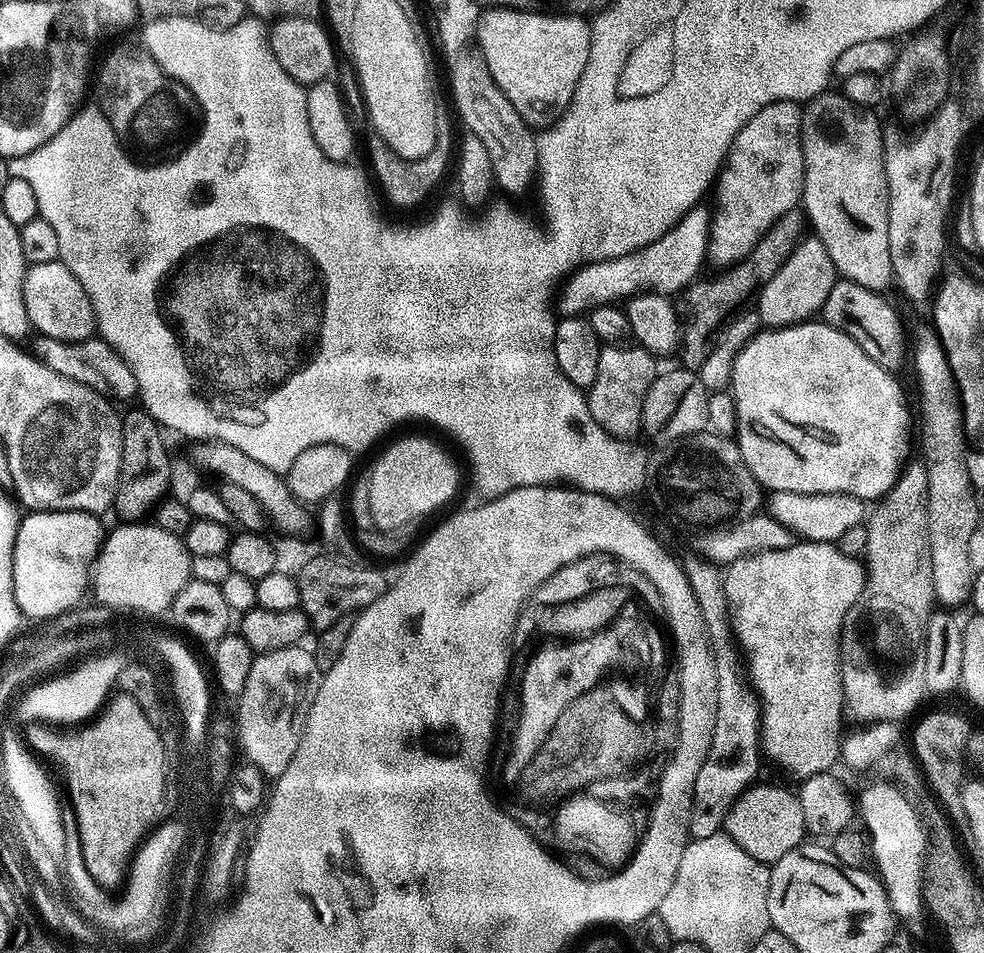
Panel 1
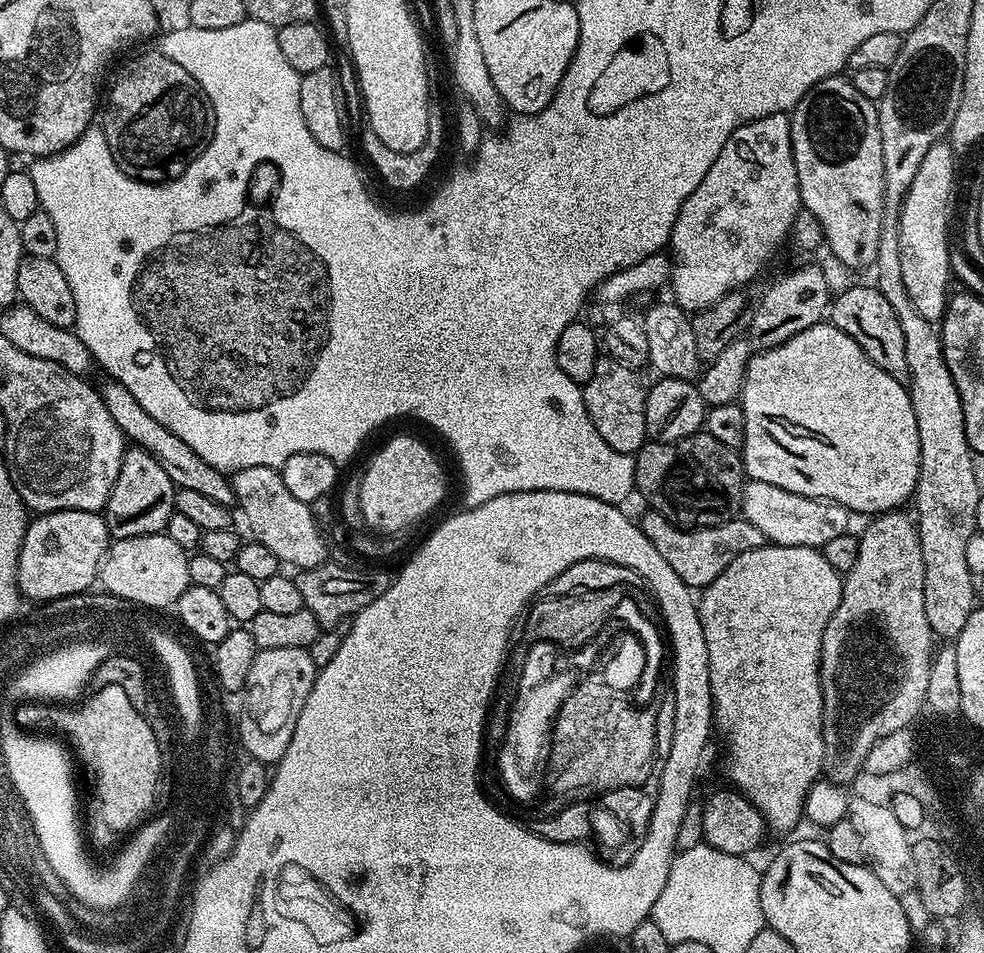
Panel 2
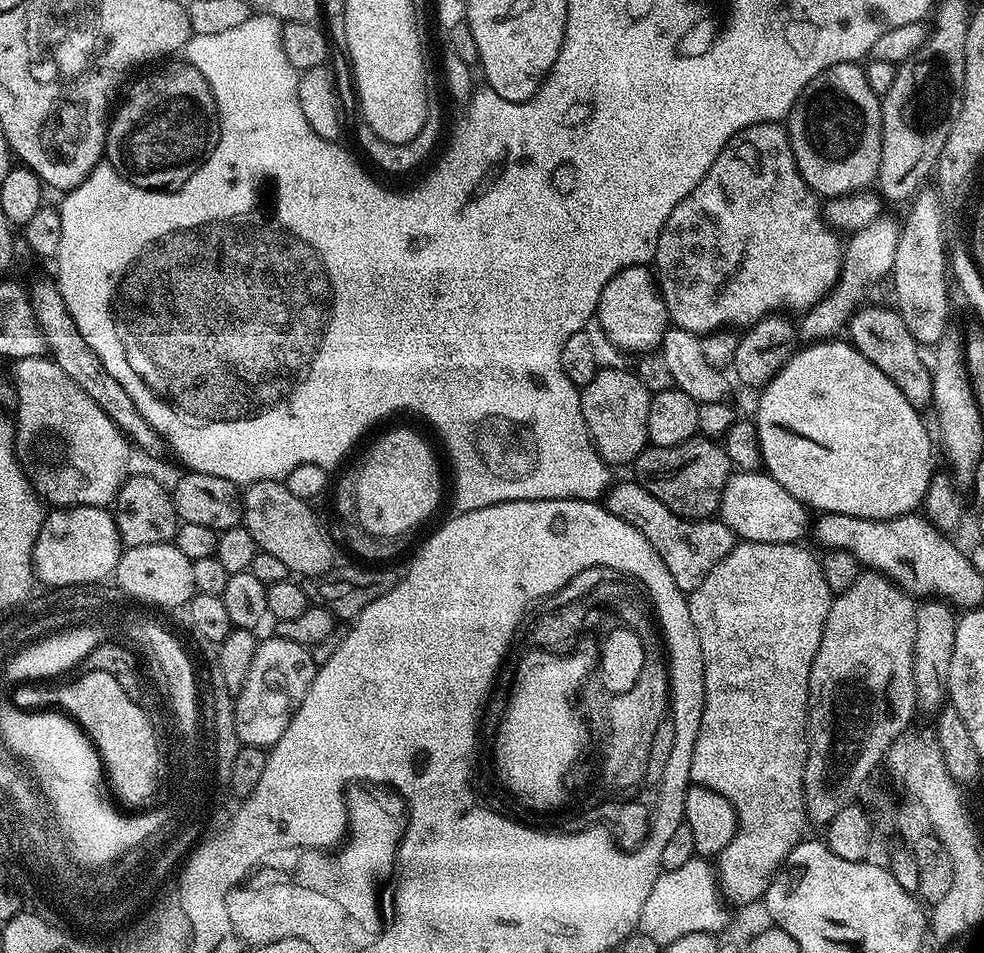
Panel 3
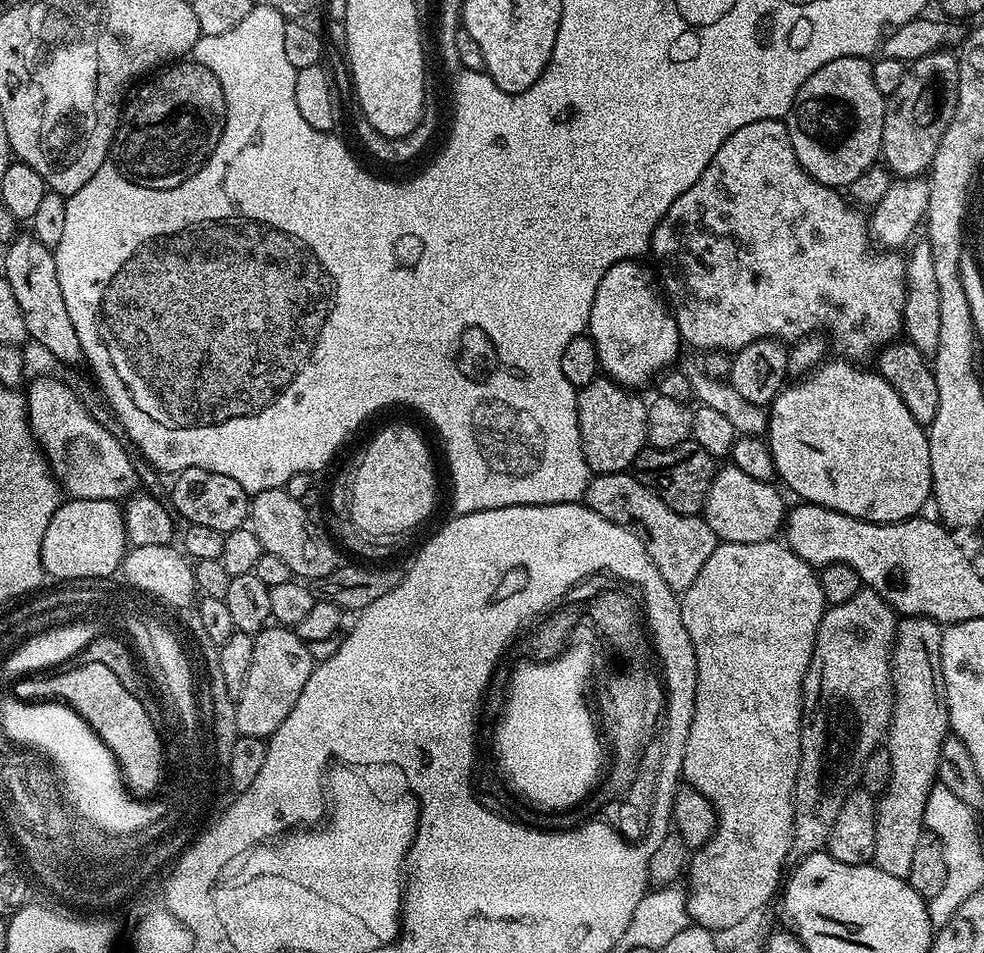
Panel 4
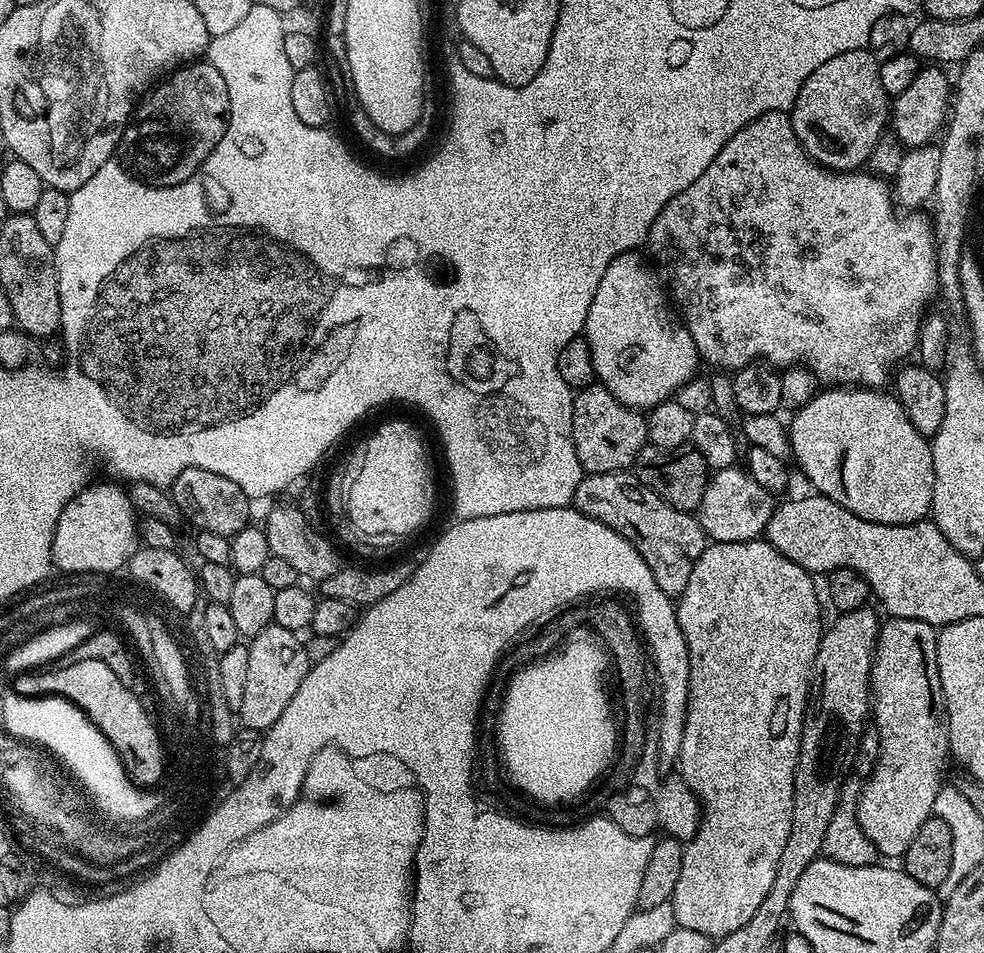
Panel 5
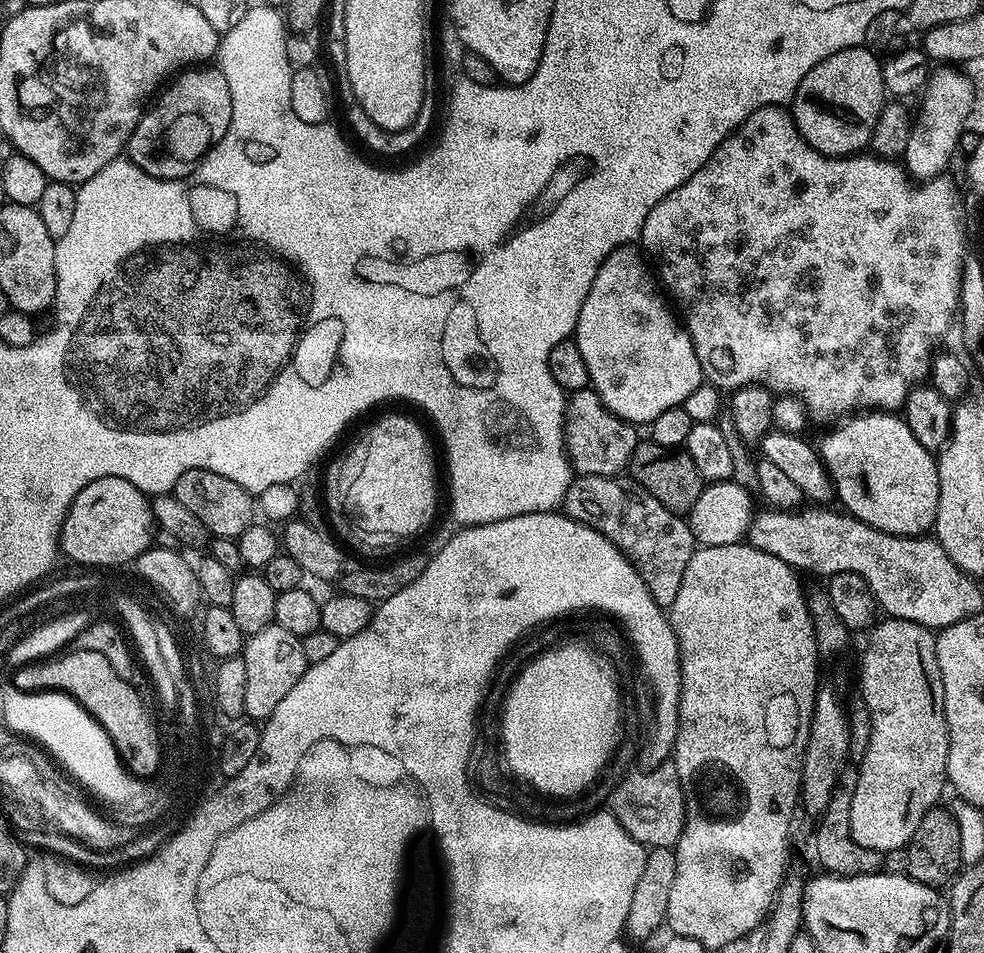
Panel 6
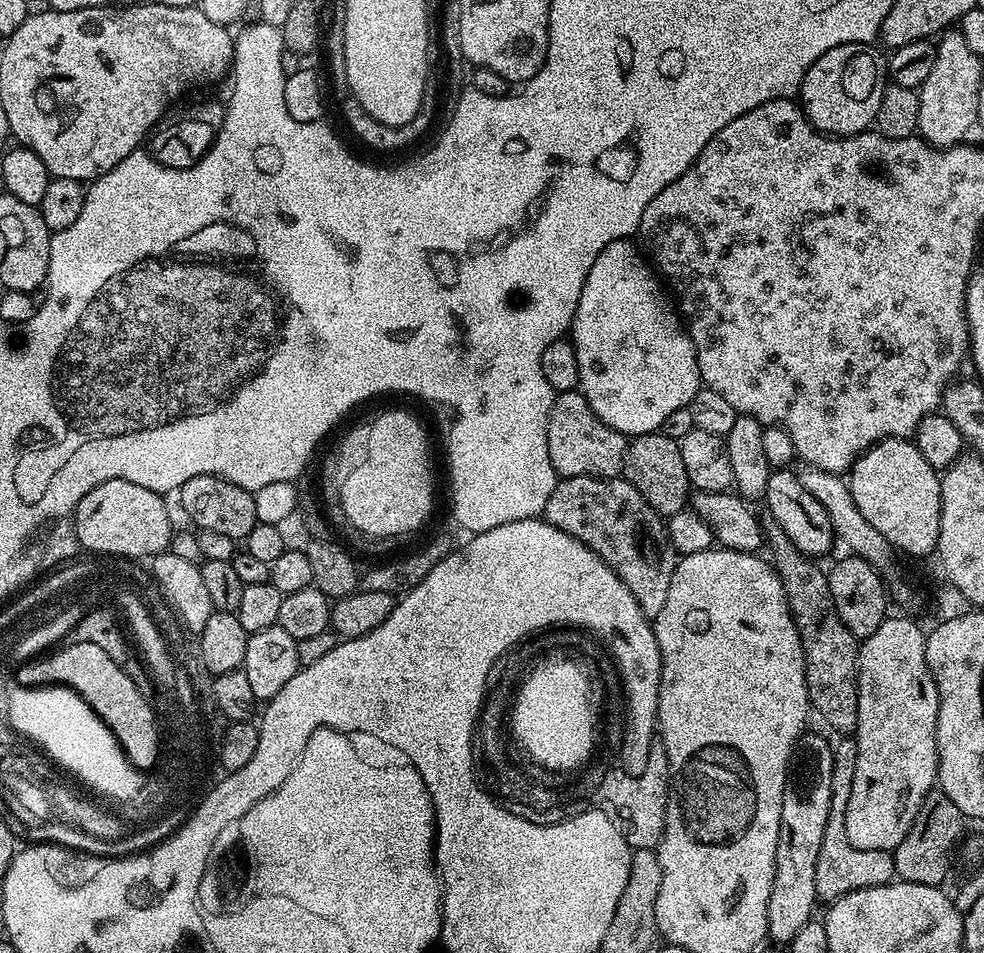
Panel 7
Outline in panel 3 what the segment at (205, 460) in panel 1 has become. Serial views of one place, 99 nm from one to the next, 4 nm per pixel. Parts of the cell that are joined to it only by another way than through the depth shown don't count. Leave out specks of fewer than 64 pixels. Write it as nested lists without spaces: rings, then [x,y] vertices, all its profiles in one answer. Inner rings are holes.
[[[259,480],[247,485],[242,492],[244,515],[242,526],[254,538],[257,549],[274,554],[297,577],[315,578],[329,572],[337,563],[336,552],[326,529],[312,513],[309,501],[295,497],[279,480]]]

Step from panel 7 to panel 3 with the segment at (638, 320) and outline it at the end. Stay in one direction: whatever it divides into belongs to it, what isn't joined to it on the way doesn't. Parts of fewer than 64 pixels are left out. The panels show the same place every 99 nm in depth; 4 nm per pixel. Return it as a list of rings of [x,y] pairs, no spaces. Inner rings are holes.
[[[644,266],[622,270],[614,274],[610,282],[606,282],[606,290],[602,290],[595,319],[600,320],[601,330],[618,347],[629,348],[630,351],[636,352],[635,354],[655,349],[659,345],[660,337],[664,335],[665,328],[670,324],[655,275]]]

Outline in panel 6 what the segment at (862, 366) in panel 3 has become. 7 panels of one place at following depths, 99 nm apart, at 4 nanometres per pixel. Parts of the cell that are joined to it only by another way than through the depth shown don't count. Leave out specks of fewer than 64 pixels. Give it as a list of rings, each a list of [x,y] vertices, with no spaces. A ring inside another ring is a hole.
[[[876,410],[871,414],[855,415],[838,427],[840,426],[841,428],[818,444],[818,451],[824,467],[832,477],[835,499],[844,503],[843,511],[886,534],[922,536],[931,533],[936,526],[940,493],[937,457],[928,452],[926,446],[922,446],[922,442],[914,438],[914,434],[910,434],[910,426],[896,414],[885,414]]]

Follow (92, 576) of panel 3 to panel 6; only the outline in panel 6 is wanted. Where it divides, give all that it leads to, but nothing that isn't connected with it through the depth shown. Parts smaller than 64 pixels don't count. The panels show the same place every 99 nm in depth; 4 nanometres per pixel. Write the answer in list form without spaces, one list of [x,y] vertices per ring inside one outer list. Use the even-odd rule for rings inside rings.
[[[113,476],[90,482],[76,495],[60,532],[63,555],[65,552],[76,564],[118,566],[114,564],[134,562],[153,544],[154,517],[149,497],[126,478]]]

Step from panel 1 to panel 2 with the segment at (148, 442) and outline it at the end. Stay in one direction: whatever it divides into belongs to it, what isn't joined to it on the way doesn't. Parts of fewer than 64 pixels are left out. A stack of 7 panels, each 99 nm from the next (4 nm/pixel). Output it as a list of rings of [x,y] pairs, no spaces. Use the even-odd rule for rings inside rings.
[[[127,447],[122,466],[119,467],[119,476],[102,513],[109,537],[117,540],[157,535],[165,531],[175,511],[175,493],[175,484],[153,455],[144,448]]]

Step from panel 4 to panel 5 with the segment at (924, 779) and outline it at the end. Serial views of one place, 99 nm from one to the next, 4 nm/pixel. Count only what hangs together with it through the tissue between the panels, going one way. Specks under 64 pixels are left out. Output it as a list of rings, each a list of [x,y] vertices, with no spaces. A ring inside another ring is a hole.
[[[888,618],[881,623],[880,633],[876,636],[870,677],[870,708],[874,720],[876,716],[874,727],[880,735],[880,756],[872,775],[863,781],[856,817],[862,826],[862,834],[874,842],[881,857],[903,857],[910,842],[914,842],[914,834],[918,834],[922,822],[933,815],[935,800],[946,780],[944,767],[950,761],[948,711],[938,674],[936,634],[937,629],[926,622]]]

